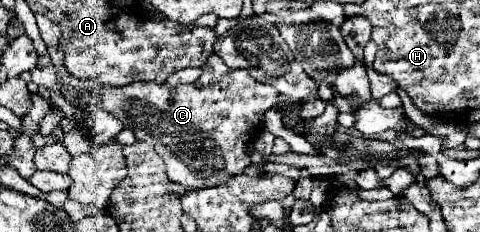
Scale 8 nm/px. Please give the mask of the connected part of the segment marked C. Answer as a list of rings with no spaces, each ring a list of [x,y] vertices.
[[[211,54],[207,64],[203,66],[201,76],[193,84],[167,88],[165,84],[159,86],[155,82],[137,82],[123,88],[105,88],[107,96],[97,110],[113,114],[123,122],[125,128],[133,130],[135,138],[151,144],[163,158],[169,180],[185,188],[207,188],[223,182],[223,174],[241,174],[245,162],[235,156],[237,146],[241,146],[241,142],[245,140],[253,140],[259,134],[257,128],[261,128],[261,114],[279,104],[279,92],[273,86],[253,80],[247,70],[229,68],[217,54]]]

